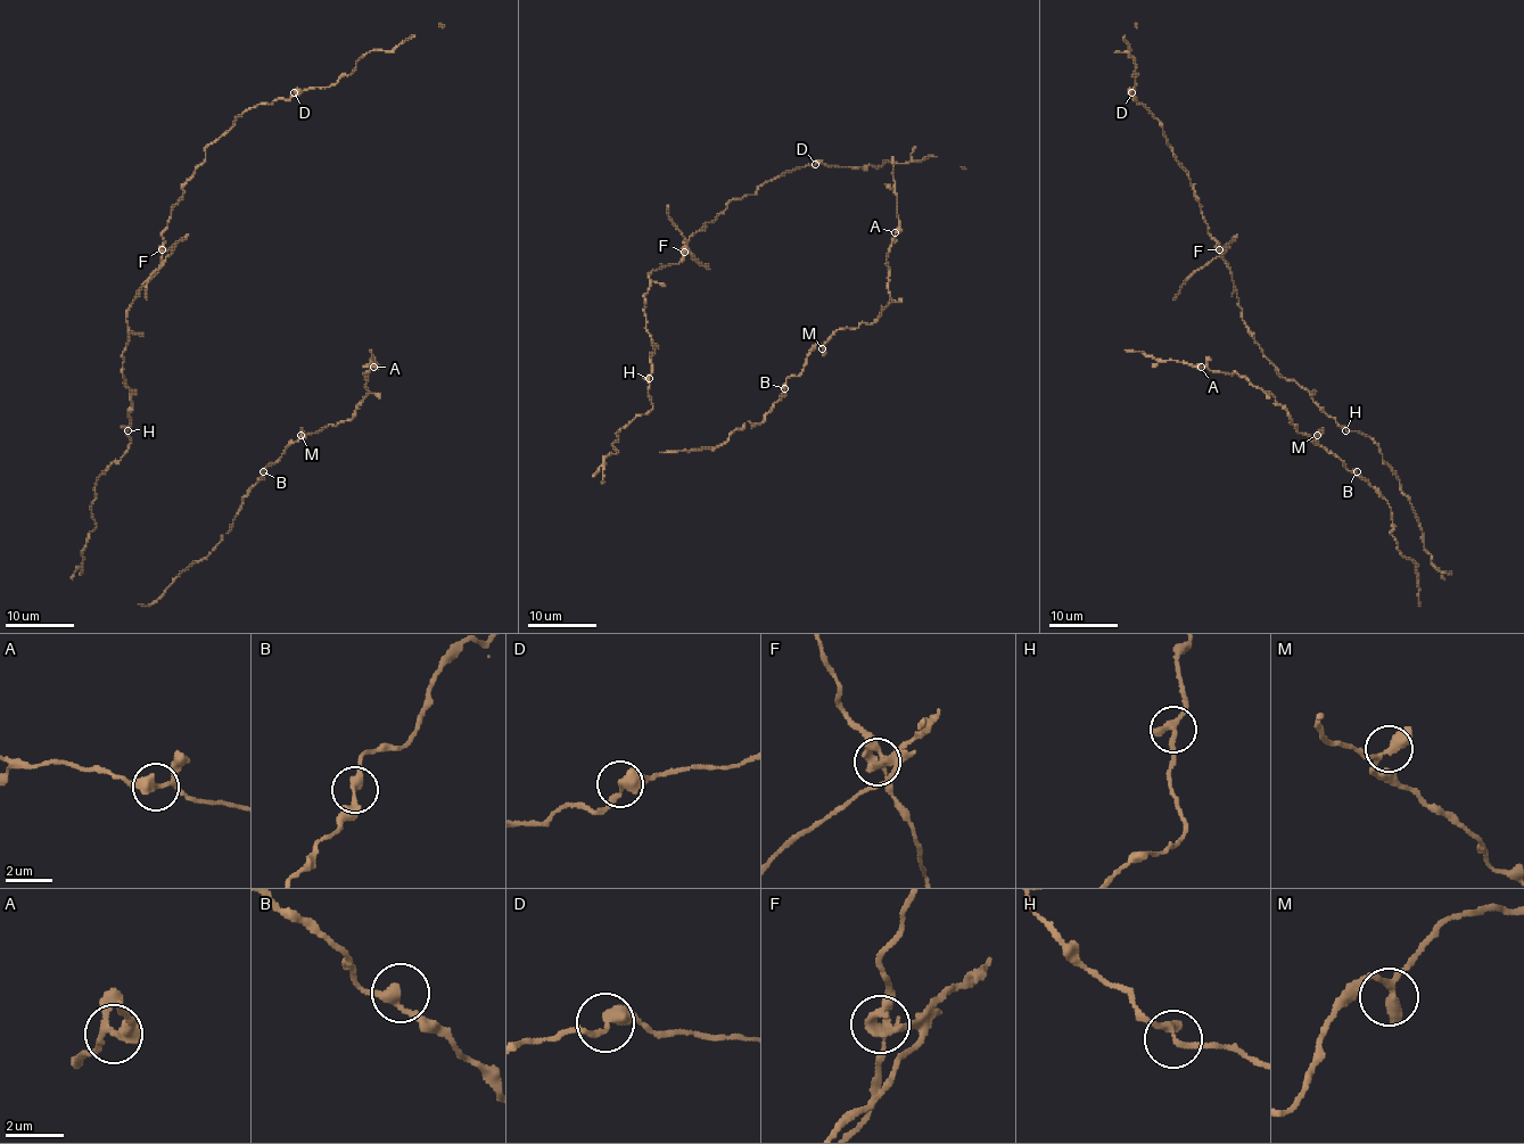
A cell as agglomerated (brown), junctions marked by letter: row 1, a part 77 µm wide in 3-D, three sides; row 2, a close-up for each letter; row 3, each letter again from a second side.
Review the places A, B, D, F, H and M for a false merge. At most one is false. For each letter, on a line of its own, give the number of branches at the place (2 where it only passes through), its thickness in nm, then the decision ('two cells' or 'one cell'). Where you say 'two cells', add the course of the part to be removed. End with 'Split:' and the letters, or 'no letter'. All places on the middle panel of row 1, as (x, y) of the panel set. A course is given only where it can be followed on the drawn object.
A: 3 | 280 nm | one cell
B: 2 | 300 nm | one cell
D: 2 | 400 nm | one cell
F: 3 | 280 nm | two cells | (684, 252), (693, 255), (685, 238), (672, 222), (668, 205)
H: 2 | 280 nm | one cell
M: 3 | 280 nm | one cell
Split: F

